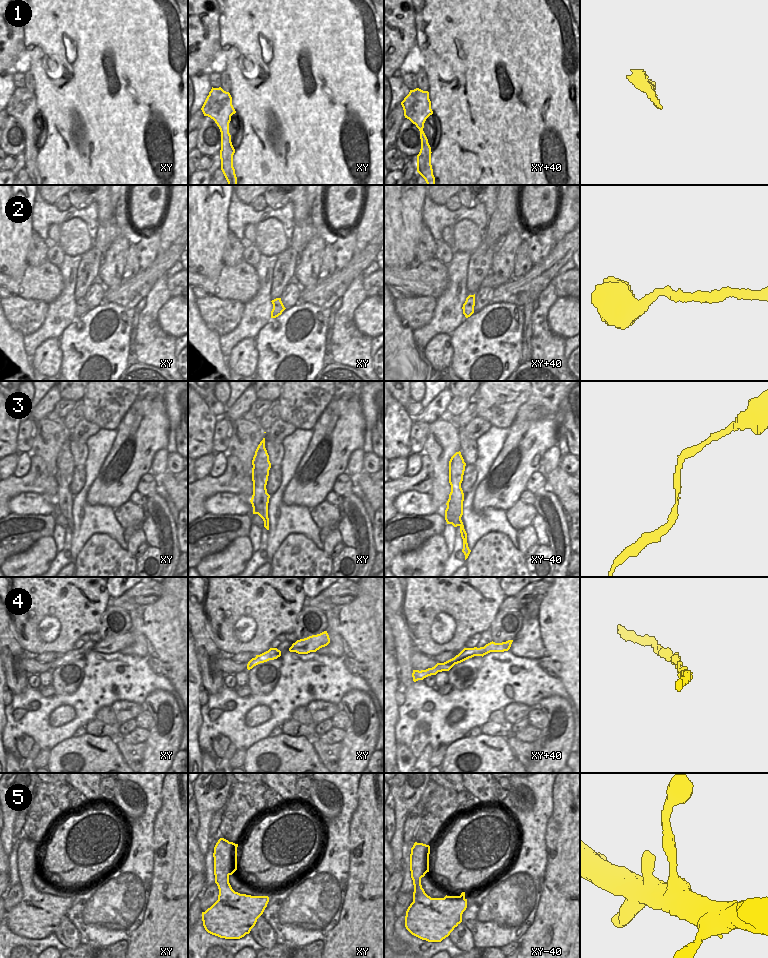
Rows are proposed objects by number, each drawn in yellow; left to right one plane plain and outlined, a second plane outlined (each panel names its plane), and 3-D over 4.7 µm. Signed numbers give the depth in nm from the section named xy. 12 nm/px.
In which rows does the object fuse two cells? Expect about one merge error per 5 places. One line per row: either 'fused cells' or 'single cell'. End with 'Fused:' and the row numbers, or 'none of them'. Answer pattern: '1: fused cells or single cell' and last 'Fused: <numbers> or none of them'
1: single cell
2: single cell
3: single cell
4: single cell
5: single cell
Fused: none of them

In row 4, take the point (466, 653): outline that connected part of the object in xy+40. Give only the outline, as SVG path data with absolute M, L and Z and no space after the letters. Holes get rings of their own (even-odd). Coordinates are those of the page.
M508 640L502 643L490 642L484 647L474 647L474 648L464 648L458 655L454 658L444 662L437 663L434 667L428 668L426 670L413 670L412 677L413 681L423 680L424 678L436 675L438 672L449 671L455 664L461 663L474 656L484 656L490 652L504 652L508 651L511 647L513 640Z

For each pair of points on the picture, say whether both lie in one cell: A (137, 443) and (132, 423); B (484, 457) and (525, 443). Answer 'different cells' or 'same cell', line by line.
A: same cell
B: different cells

